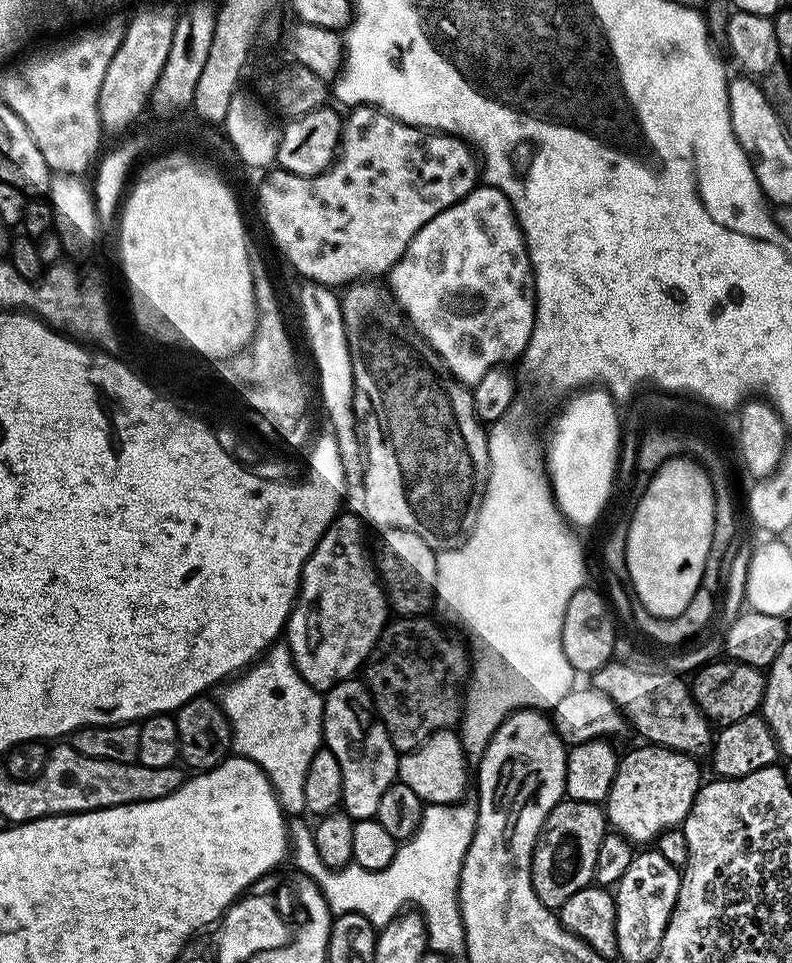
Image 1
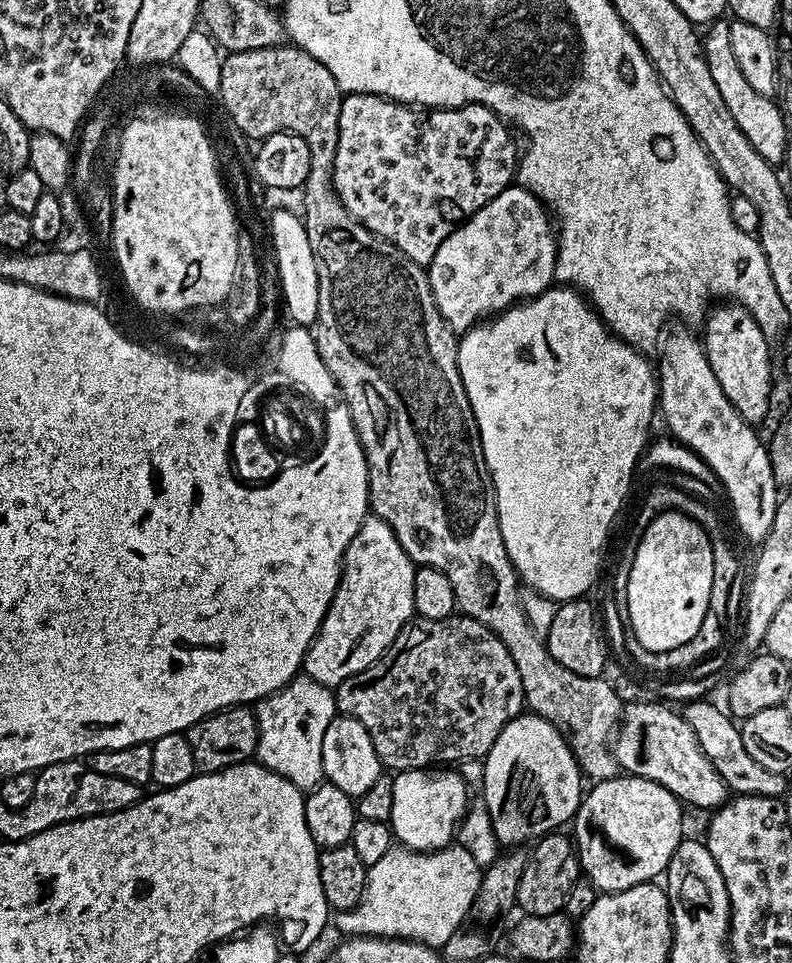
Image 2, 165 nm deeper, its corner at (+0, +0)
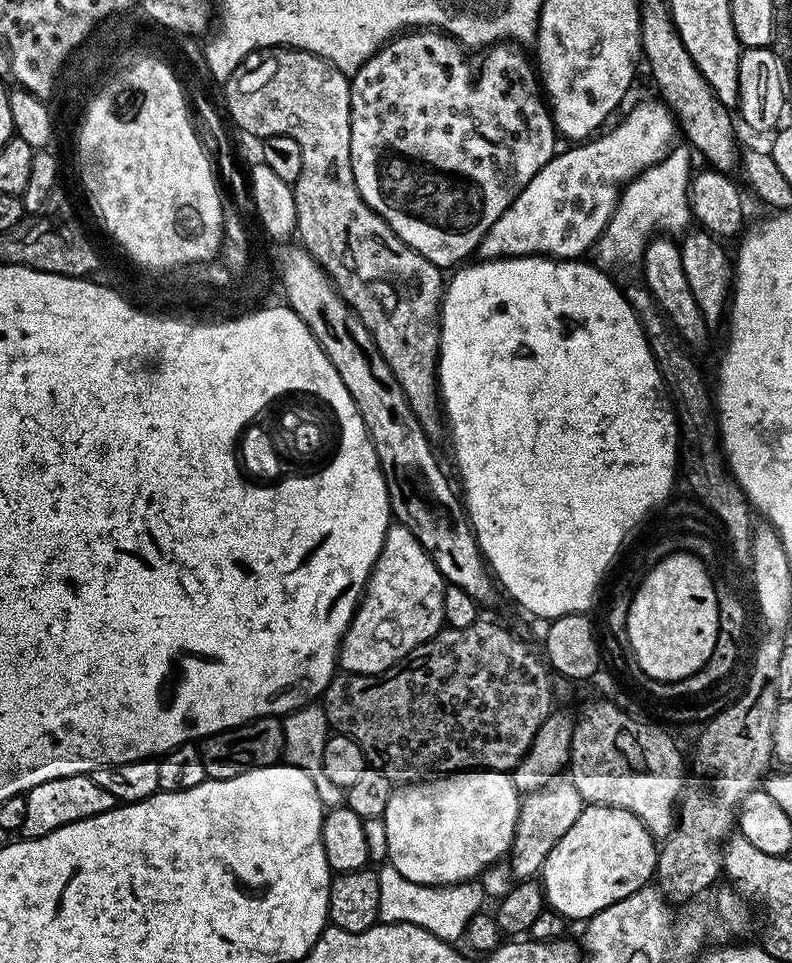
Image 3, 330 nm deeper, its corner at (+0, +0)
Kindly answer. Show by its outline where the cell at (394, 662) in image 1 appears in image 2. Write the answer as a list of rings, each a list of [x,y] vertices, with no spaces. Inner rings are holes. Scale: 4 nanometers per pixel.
[[[453,614],[441,620],[413,619],[400,631],[398,638],[394,638],[394,642],[390,642],[387,650],[370,667],[335,685],[334,691],[336,693],[337,713],[350,718],[358,718],[358,722],[362,722],[362,726],[366,726],[366,734],[370,734],[370,742],[374,742],[374,750],[378,754],[381,765],[385,769],[392,768],[388,770],[393,773],[405,772],[411,768],[448,766],[451,765],[451,760],[456,760],[455,762],[480,760],[488,755],[490,746],[494,746],[500,731],[515,716],[521,715],[526,708],[524,691],[522,690],[522,678],[518,674],[518,666],[514,662],[514,658],[510,658],[510,654],[500,637],[493,634],[482,622],[463,614]]]

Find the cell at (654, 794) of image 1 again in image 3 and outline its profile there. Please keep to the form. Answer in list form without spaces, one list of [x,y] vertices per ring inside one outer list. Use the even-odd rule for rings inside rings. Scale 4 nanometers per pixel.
[[[601,804],[585,806],[582,814],[578,814],[578,822],[574,822],[574,826],[562,834],[562,842],[550,850],[544,863],[542,887],[547,907],[562,914],[569,922],[586,922],[594,914],[606,910],[606,906],[614,906],[614,902],[622,902],[622,898],[645,887],[656,871],[657,851],[657,841],[648,833],[644,823],[628,810]]]

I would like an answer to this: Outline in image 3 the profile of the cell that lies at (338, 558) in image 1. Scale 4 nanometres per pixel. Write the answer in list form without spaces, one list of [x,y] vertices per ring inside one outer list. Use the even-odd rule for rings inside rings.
[[[395,522],[389,524],[388,533],[382,542],[382,550],[374,562],[372,573],[368,576],[364,594],[360,597],[360,605],[356,607],[350,626],[340,643],[339,667],[353,676],[376,676],[397,664],[422,642],[434,638],[434,634],[438,634],[440,629],[445,627],[442,614],[445,587],[444,576],[438,570],[438,566],[434,566],[430,554],[422,550],[418,538],[414,538],[414,534],[406,530],[406,526]]]

